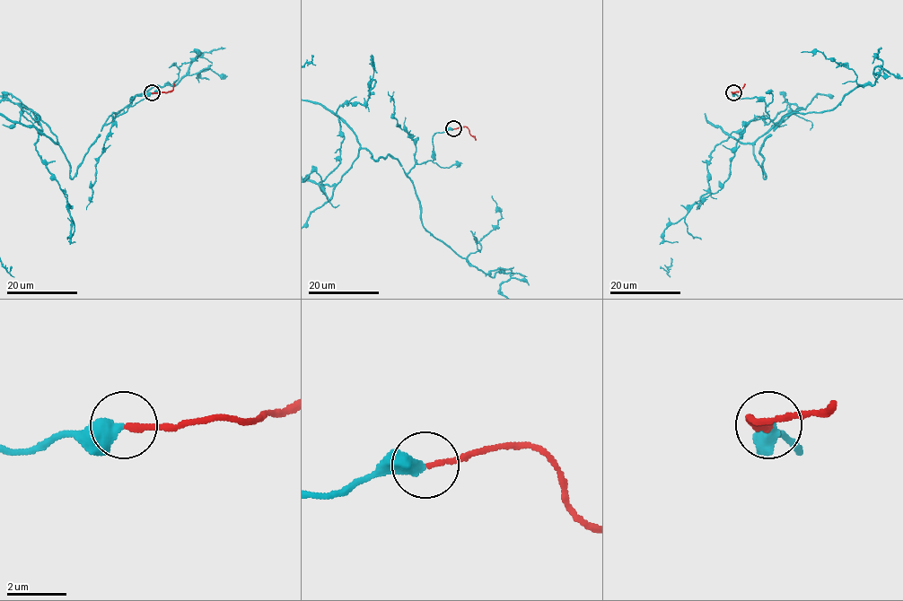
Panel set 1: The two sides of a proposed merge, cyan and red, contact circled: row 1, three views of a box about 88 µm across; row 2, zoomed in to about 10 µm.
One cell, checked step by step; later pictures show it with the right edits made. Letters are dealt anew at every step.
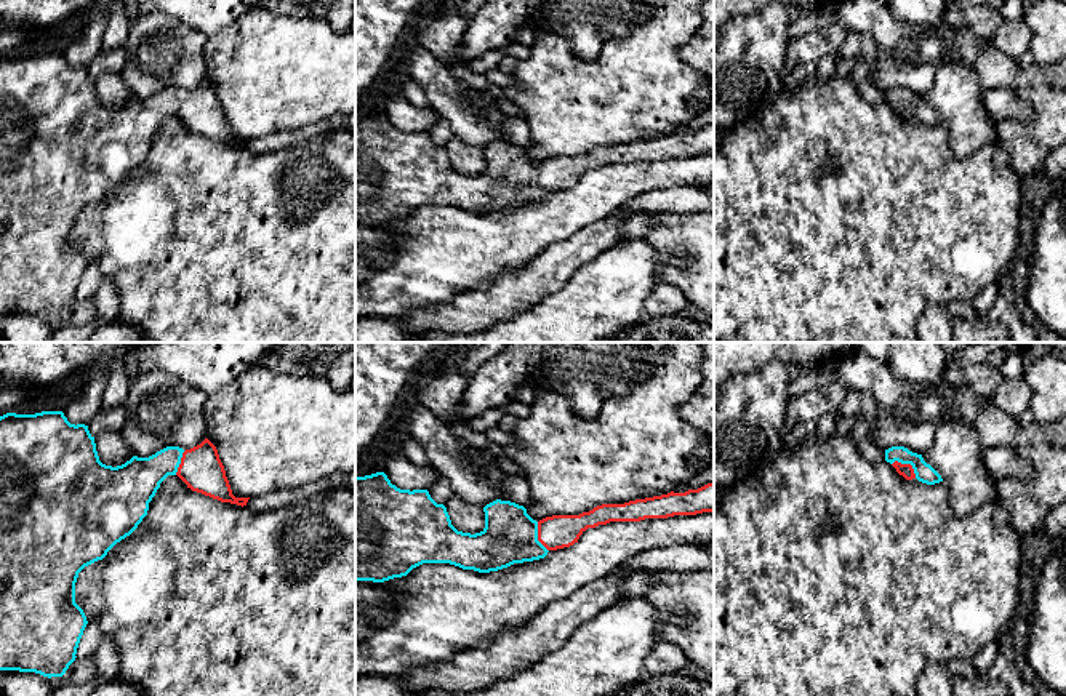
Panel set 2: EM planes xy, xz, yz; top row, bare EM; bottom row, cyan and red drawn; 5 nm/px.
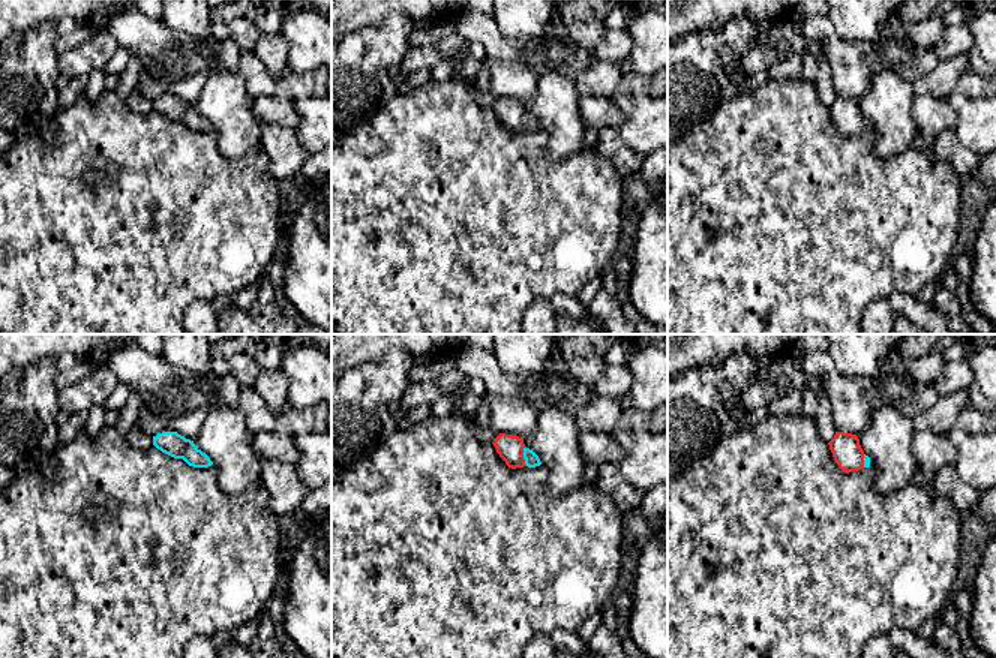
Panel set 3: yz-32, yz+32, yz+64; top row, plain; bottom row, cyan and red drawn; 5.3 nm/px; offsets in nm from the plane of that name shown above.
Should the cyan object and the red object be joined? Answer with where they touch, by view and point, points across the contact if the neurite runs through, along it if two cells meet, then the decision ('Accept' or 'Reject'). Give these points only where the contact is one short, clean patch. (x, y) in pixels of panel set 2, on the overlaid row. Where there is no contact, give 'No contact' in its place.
Touches cyan at yz (908, 463). Path across: yz (924, 472), (908, 463), (906, 471). Accept

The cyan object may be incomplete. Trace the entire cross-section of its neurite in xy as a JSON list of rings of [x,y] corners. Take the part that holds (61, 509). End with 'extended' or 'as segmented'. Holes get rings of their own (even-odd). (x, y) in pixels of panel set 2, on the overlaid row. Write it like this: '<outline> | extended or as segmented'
[[[62,411],[0,416],[0,670],[35,672],[48,678],[66,674],[88,624],[75,603],[78,573],[102,560],[138,528],[168,475],[178,475],[192,491],[221,502],[243,507],[250,499],[232,494],[218,450],[208,438],[186,451],[166,446],[149,458],[133,456],[112,467],[99,461],[88,426],[70,424]]] | extended

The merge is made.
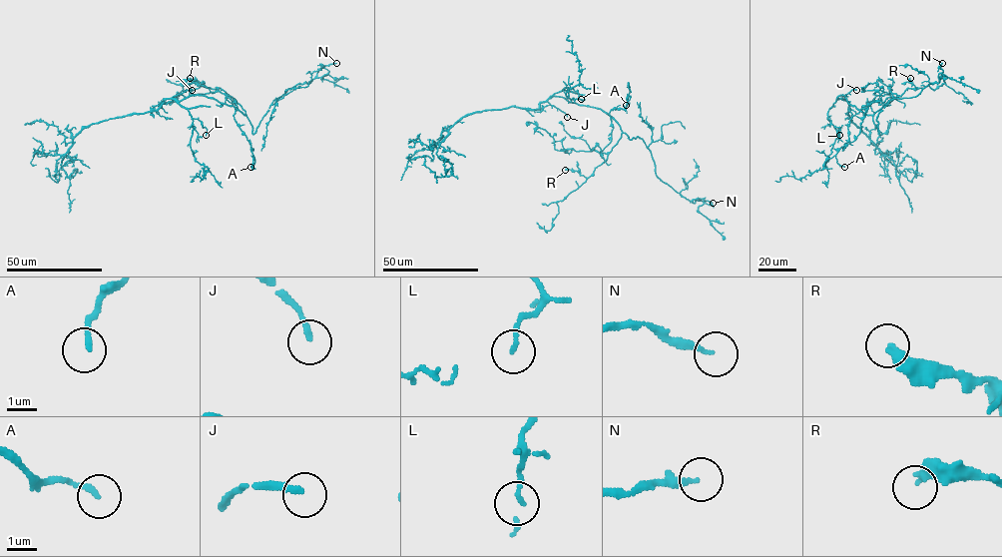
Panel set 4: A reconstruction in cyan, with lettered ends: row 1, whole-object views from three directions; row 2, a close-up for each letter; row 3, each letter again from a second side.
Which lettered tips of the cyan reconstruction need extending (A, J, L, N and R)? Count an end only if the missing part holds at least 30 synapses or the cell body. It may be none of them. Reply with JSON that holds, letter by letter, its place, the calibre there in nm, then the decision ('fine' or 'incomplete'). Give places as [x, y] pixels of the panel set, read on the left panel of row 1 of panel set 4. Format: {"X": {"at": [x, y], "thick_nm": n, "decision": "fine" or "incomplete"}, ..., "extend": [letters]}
{"A": {"at": [250, 167], "thick_nm": 180, "decision": "fine"}, "J": {"at": [192, 90], "thick_nm": 200, "decision": "incomplete"}, "L": {"at": [206, 135], "thick_nm": 150, "decision": "fine"}, "N": {"at": [336, 63], "thick_nm": 180, "decision": "incomplete"}, "R": {"at": [190, 78], "thick_nm": 320, "decision": "fine"}, "extend": ["J", "N"]}

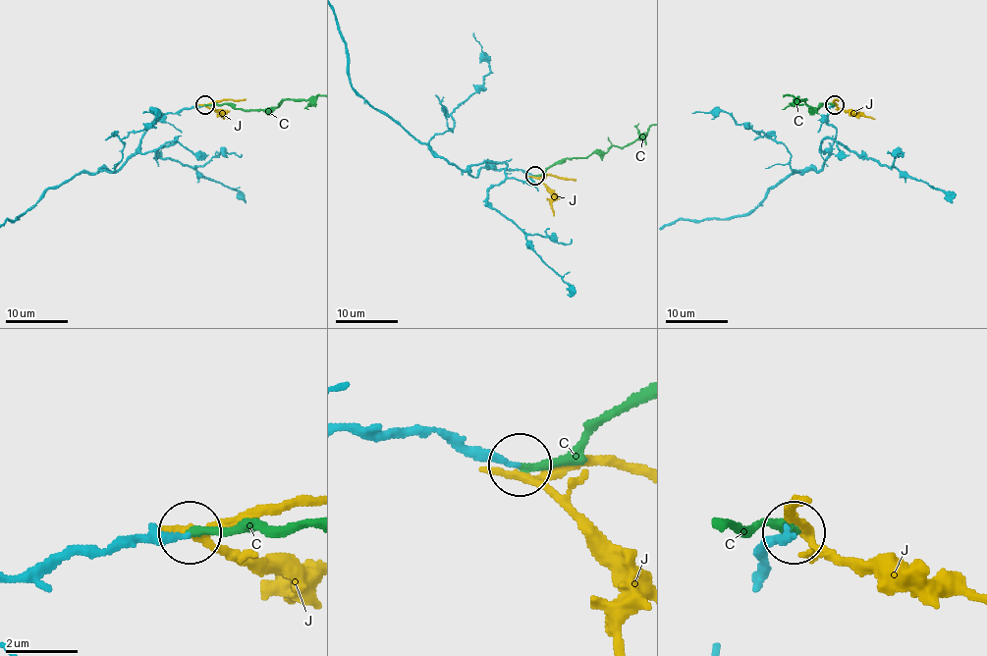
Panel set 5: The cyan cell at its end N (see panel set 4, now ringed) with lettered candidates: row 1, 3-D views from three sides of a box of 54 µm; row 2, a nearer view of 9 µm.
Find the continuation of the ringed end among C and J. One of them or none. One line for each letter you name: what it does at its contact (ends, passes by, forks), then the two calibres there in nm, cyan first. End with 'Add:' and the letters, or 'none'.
C: it ends there; 220 nm thick on the cyan side, 200 nm on the other
Add: C

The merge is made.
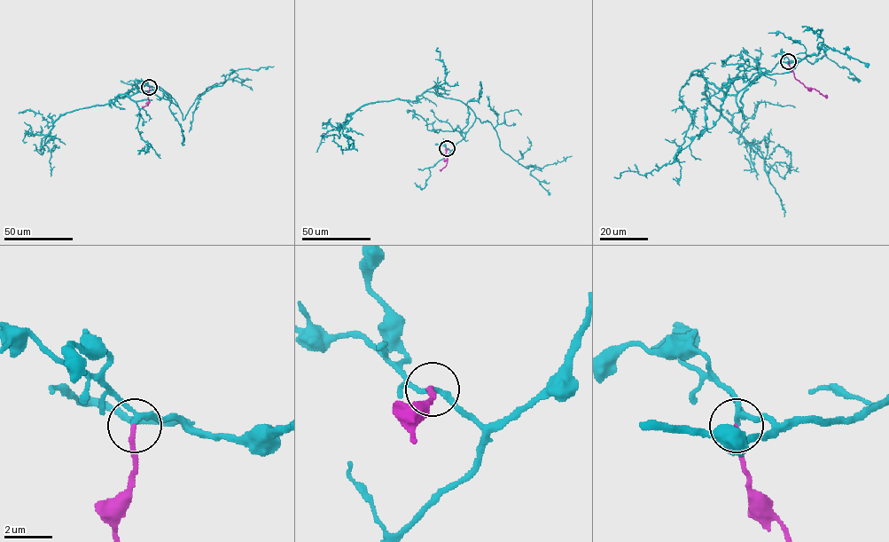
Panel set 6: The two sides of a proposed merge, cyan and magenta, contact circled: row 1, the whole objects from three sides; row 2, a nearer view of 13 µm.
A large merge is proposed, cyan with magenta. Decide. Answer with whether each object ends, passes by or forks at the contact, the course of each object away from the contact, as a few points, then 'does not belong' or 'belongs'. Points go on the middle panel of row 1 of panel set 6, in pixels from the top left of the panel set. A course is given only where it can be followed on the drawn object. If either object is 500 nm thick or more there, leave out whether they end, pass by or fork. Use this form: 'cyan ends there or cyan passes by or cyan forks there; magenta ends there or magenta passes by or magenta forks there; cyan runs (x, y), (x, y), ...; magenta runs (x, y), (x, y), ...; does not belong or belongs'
cyan passes by; magenta ends there; cyan runs (448, 148), (476, 116), (429, 91), (361, 106), (343, 129), (354, 141), (347, 149), (331, 135); magenta runs (448, 148), (446, 165), (440, 170); belongs

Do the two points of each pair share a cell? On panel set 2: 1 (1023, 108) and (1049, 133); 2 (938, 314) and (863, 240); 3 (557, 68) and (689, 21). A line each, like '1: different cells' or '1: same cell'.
1: different cells
2: different cells
3: same cell

